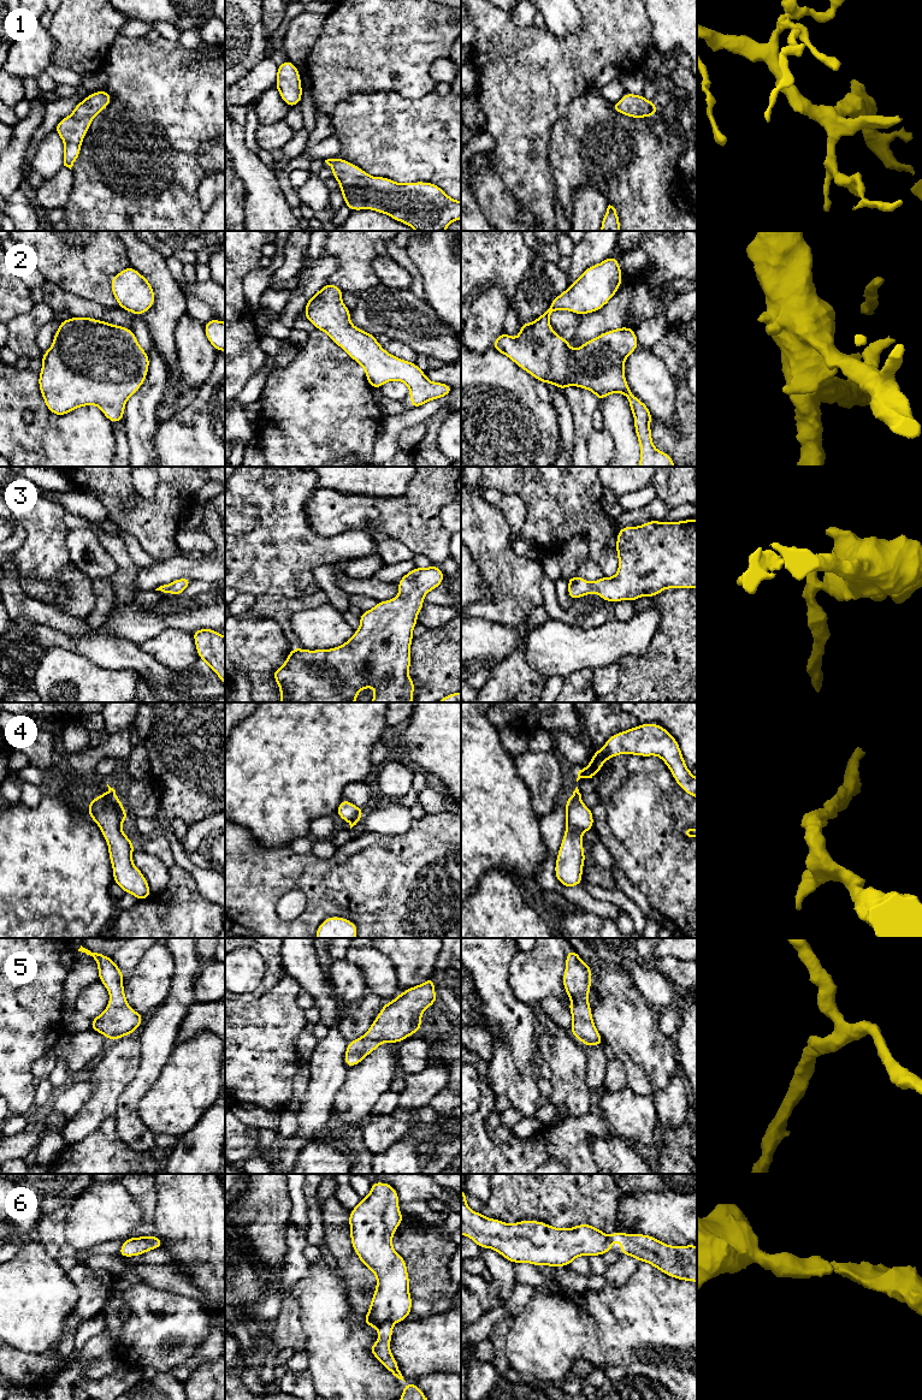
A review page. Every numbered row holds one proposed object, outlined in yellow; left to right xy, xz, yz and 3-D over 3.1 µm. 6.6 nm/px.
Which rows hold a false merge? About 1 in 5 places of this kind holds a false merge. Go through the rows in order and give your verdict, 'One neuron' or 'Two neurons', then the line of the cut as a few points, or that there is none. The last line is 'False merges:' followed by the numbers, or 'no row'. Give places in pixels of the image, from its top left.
1: One neuron. No split
2: One neuron. No split
3: One neuron. No split
4: One neuron. No split
5: One neuron. No split
6: One neuron. No split
False merges: no row

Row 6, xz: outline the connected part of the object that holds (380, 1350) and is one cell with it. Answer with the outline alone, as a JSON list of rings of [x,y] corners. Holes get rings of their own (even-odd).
[[[372,1182],[370,1194],[349,1212],[350,1241],[360,1262],[373,1271],[377,1287],[370,1303],[370,1310],[364,1316],[364,1323],[379,1333],[379,1339],[370,1347],[370,1352],[398,1380],[403,1380],[398,1364],[390,1352],[392,1325],[408,1318],[412,1312],[409,1294],[409,1275],[407,1263],[392,1247],[395,1230],[404,1216],[398,1209],[400,1198],[396,1190],[386,1182]],[[404,1381],[406,1382],[406,1381]],[[406,1382],[400,1400],[427,1400],[422,1390],[414,1383]]]

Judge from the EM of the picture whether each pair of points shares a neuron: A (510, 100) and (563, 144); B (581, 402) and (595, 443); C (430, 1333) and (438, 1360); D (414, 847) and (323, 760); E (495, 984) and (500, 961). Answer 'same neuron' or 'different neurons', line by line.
A: different neurons
B: different neurons
C: same neuron
D: different neurons
E: same neuron

